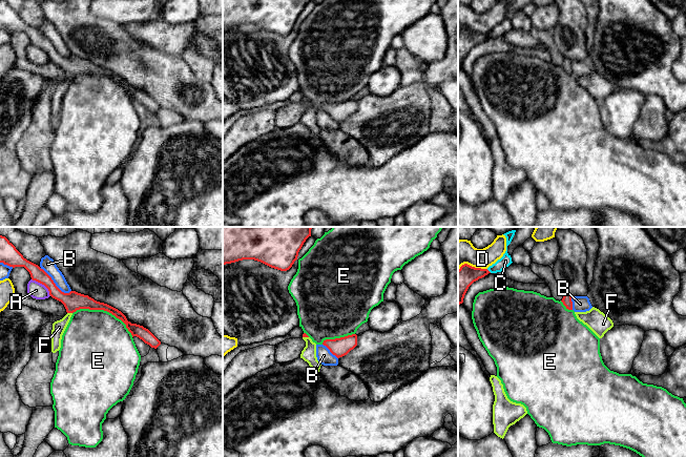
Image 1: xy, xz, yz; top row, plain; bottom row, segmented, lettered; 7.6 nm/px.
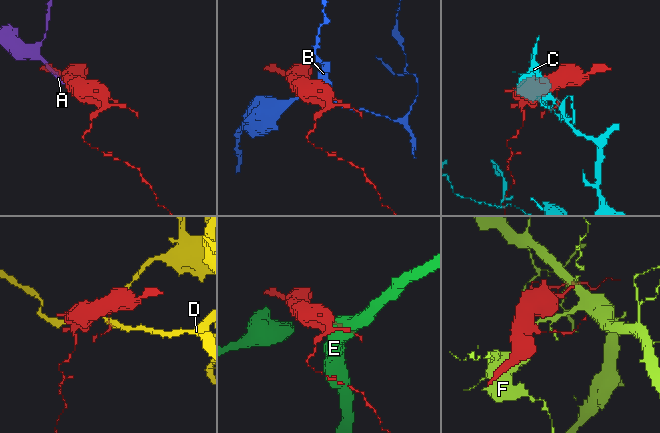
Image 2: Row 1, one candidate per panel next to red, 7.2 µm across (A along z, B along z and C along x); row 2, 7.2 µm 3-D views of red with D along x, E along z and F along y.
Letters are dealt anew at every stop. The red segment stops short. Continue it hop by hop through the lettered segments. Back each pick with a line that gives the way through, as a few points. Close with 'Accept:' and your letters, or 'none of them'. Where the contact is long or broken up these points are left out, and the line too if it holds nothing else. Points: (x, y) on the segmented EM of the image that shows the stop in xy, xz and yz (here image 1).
Accept: none of them

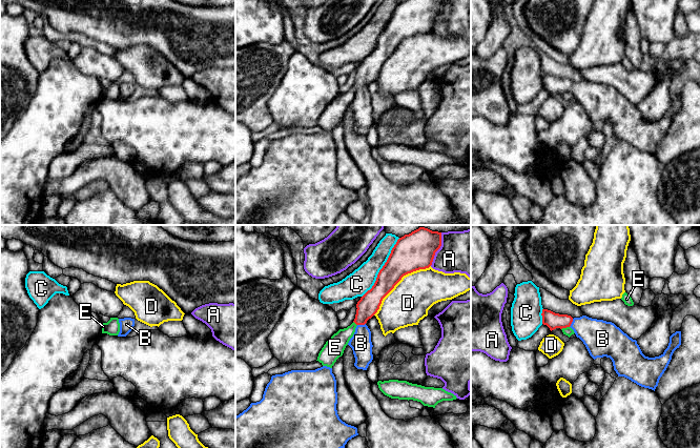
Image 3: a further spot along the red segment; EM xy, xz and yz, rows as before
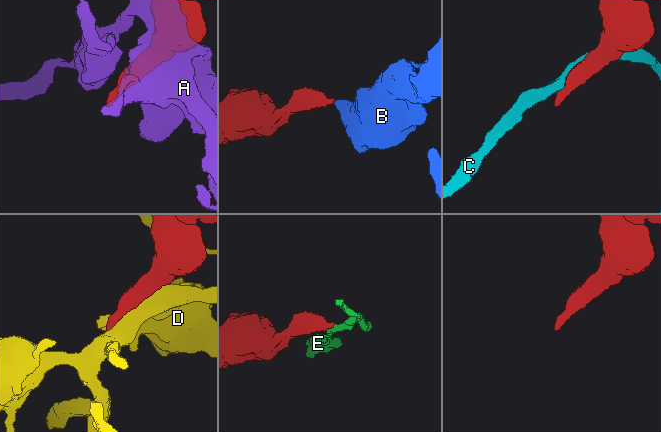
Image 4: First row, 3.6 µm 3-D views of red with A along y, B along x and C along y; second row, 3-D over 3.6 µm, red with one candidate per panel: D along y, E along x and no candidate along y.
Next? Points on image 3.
B: way xz (369, 304), (361, 318), (361, 324), (361, 343)
Accept: B

